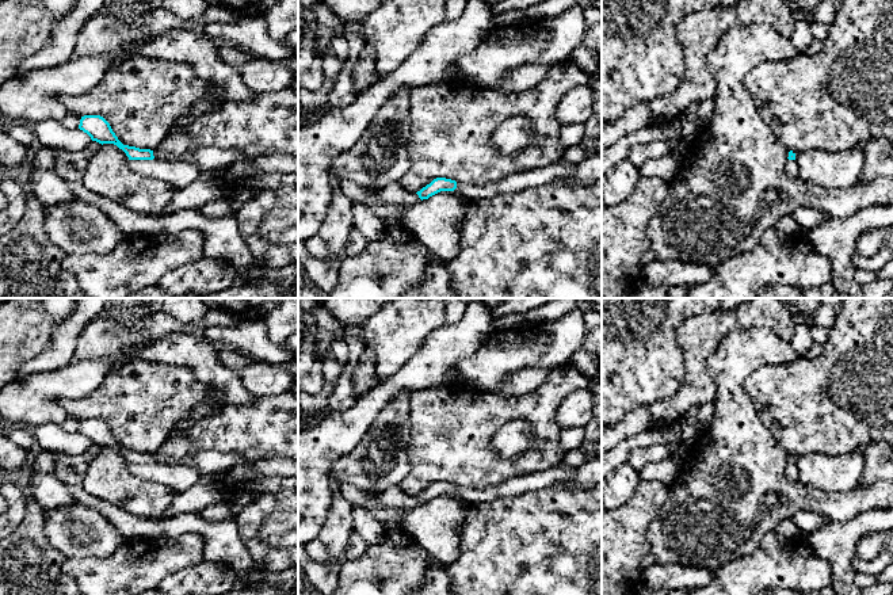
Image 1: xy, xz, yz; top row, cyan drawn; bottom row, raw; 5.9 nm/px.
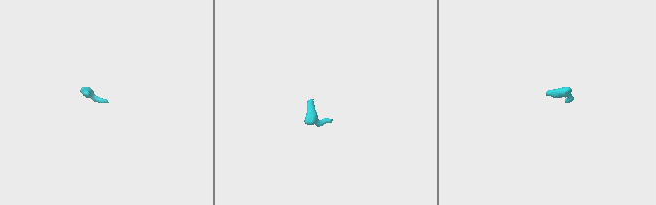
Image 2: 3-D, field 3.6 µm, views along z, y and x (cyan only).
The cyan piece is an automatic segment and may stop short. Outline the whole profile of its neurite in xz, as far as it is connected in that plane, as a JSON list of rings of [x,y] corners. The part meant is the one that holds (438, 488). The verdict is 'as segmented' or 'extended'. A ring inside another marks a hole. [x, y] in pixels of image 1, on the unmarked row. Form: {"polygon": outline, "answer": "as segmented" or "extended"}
{"polygon": [[[557,466],[543,472],[519,474],[501,484],[488,487],[485,489],[457,487],[446,481],[436,481],[416,497],[419,501],[428,503],[440,495],[457,495],[462,500],[470,503],[492,501],[503,496],[516,496],[530,491],[543,489],[554,483],[562,483],[572,478],[576,473],[573,466]]], "answer": "extended"}

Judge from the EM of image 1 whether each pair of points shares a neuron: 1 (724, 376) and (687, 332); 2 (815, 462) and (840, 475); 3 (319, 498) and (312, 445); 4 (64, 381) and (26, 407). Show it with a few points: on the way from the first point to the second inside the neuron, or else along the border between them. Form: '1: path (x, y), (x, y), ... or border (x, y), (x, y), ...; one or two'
1: border (729, 332), (706, 361), (706, 372), (716, 388); two
2: path (821, 469), (834, 473); one
3: path (312, 484), (312, 458); one
4: path (54, 385), (44, 389), (35, 397); one

